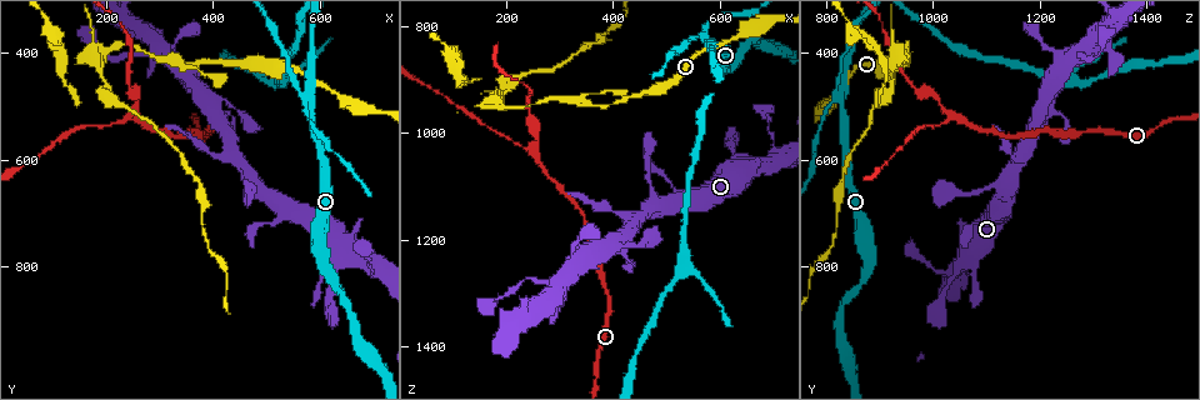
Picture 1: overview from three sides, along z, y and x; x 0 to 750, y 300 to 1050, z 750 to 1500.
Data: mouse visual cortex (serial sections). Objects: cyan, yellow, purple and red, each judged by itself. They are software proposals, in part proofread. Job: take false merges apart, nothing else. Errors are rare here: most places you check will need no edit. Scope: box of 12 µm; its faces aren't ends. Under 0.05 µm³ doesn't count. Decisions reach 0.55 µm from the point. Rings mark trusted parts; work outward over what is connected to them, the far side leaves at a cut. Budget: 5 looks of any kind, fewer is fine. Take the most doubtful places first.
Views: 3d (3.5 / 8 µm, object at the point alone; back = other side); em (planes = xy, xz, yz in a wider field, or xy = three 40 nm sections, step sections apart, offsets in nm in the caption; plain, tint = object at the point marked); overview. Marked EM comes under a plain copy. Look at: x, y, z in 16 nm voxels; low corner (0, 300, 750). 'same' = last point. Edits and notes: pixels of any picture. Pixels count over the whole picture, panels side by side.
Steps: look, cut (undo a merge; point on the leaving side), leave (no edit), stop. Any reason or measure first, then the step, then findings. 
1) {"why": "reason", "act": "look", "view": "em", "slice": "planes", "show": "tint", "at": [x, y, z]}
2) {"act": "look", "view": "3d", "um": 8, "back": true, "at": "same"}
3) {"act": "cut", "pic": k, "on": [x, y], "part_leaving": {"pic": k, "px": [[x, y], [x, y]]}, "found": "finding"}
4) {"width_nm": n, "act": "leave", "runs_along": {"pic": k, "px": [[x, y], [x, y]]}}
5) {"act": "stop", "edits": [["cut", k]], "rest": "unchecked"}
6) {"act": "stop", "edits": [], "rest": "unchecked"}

{"why": "abrupt turn", "act": "look", "view": "3d", "um": 8, "at": [580, 490, 820]}

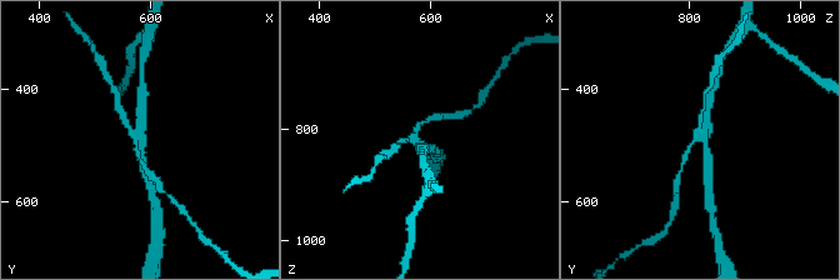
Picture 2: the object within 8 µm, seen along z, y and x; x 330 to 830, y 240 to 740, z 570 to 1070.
{"act": "look", "view": "em", "slice": "xy", "step": 2, "show": "tint", "at": [580, 485, 825]}

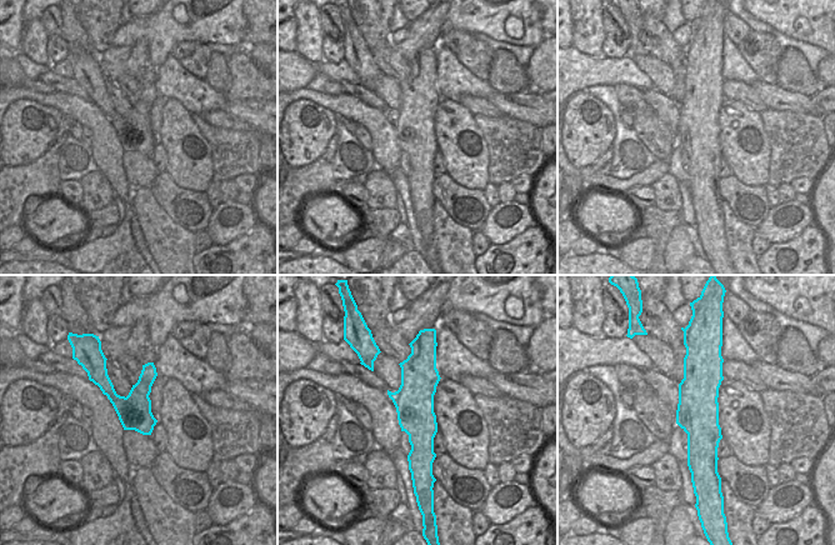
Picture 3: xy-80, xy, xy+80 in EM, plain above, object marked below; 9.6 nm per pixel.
{"arm_widths_nm": [150, 150, 250, 300], "act": "cut", "pic": 2, "on": [120, 110], "border": {"pic": 3, "px": [[126, 398], [128, 405], [118, 415]]}, "found": "a second cell is stuck on"}

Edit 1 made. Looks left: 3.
{"why": "see it whole again", "act": "look", "view": "overview"}

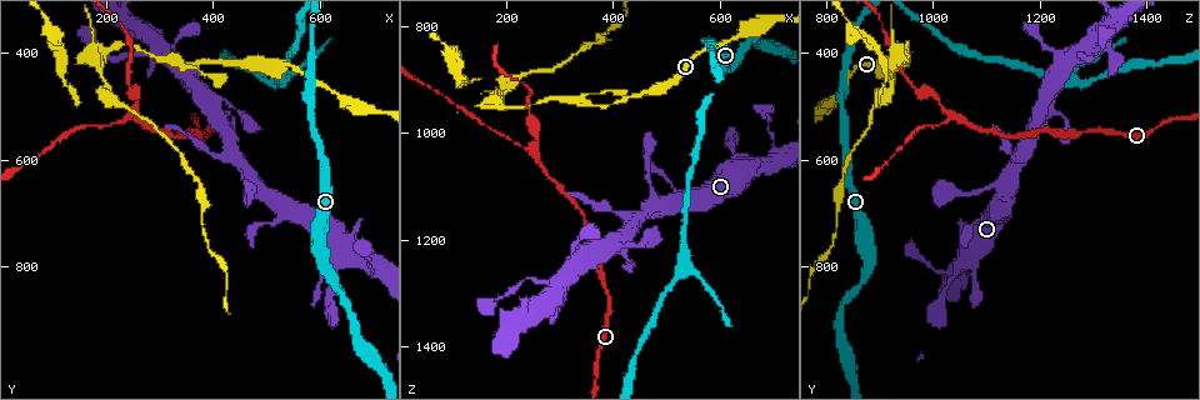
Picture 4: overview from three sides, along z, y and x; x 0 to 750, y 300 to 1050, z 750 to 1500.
{"why": "three arms meet", "act": "look", "view": "em", "slice": "xy", "step": 3, "show": "tint", "at": [340, 415, 945]}

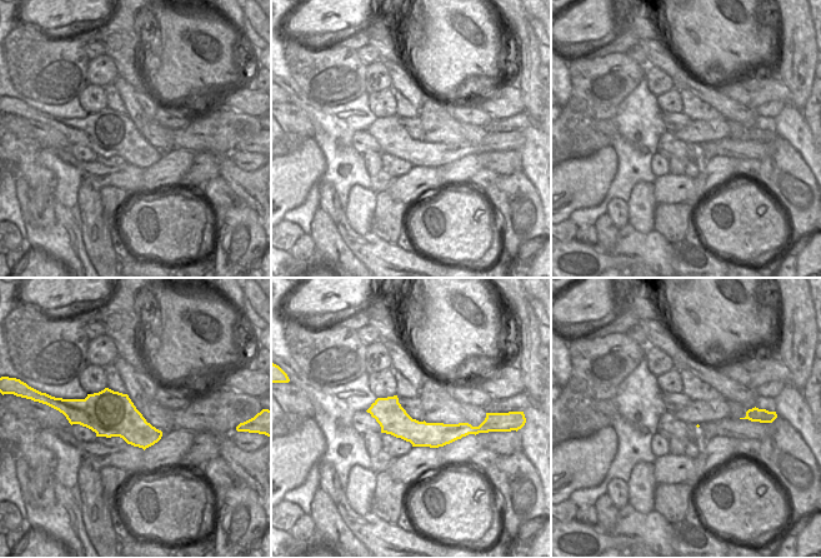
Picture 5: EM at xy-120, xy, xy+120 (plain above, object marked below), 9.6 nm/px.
{"why": "wider look", "act": "look", "view": "3d", "um": 3.5, "at": "same"}

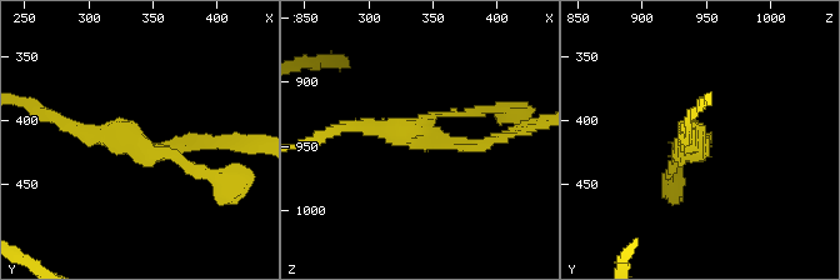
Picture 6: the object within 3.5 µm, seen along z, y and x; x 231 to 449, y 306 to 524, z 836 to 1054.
{"width_nm": 280, "act": "leave", "runs_along": {"pic": 5, "px": [[371, 410], [415, 432], [465, 426]]}, "found": "continuous, no second cell"}

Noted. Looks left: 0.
{"act": "stop", "edits": [["cut", 2]], "rest": "unchecked"}

